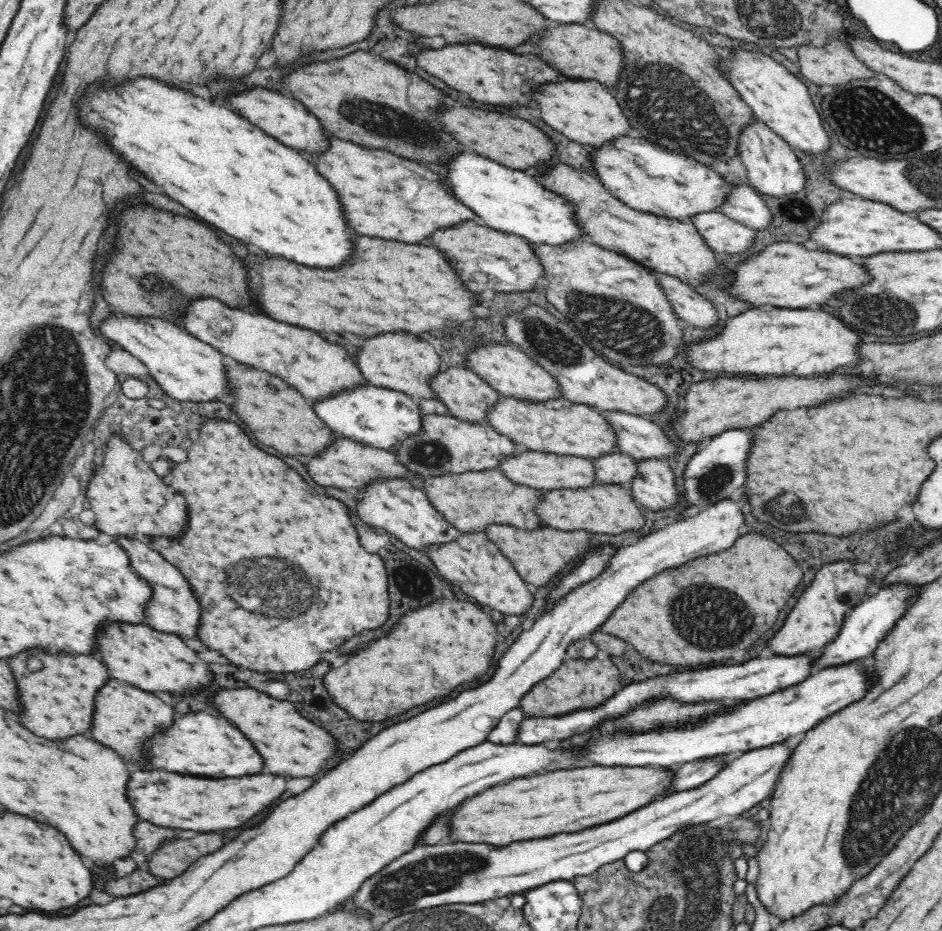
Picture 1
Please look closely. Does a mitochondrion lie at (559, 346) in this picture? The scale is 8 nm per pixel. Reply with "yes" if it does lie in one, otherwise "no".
yes

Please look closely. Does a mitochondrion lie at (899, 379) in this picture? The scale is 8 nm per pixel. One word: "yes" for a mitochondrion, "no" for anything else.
no

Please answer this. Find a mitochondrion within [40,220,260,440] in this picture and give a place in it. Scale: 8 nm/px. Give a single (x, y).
(156, 286)

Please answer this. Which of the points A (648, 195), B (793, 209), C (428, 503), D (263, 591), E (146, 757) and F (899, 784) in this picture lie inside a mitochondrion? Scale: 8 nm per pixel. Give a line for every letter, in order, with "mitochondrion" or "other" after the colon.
A: other
B: mitochondrion
C: other
D: mitochondrion
E: other
F: mitochondrion

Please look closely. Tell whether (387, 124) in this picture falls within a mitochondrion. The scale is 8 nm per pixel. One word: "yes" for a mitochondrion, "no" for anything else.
yes

